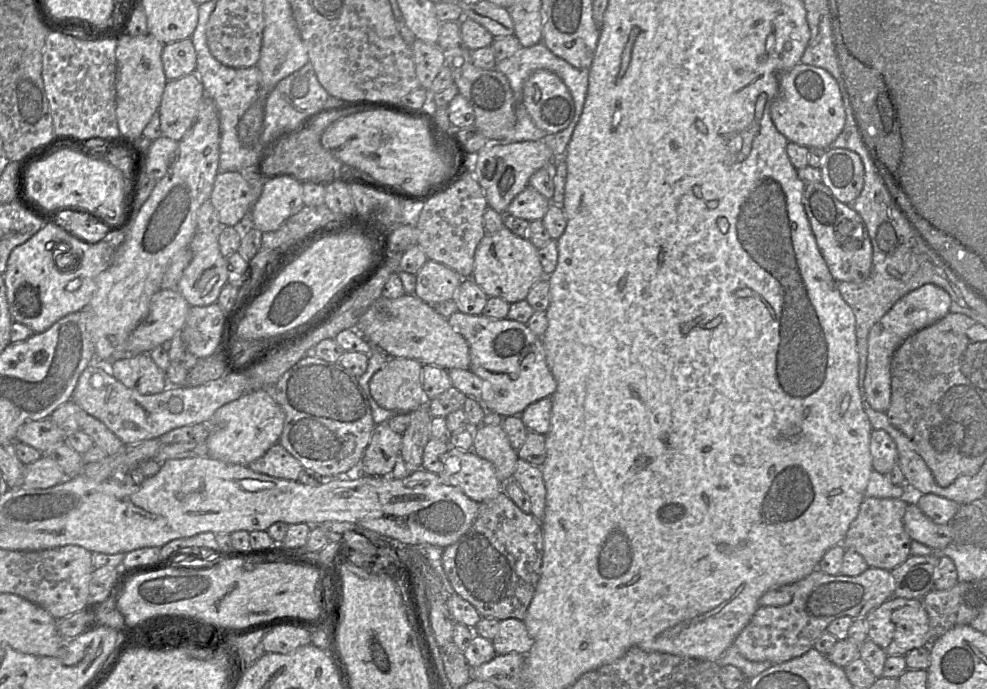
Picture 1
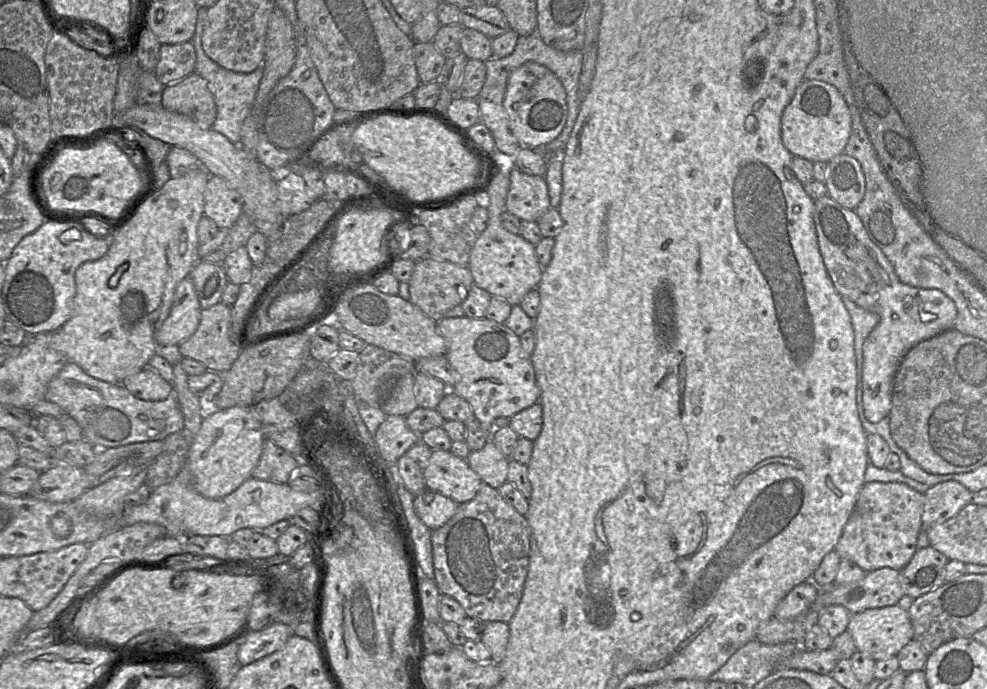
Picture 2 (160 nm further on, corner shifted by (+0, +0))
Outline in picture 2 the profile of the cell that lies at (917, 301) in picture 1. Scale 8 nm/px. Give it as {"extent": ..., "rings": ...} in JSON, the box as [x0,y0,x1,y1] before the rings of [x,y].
{"extent":[813,195,957,423],"rings":[[[827,195],[814,201],[813,220],[819,251],[836,291],[840,296],[848,297],[860,307],[880,316],[879,323],[863,345],[863,408],[867,420],[878,423],[889,416],[894,377],[902,359],[918,343],[952,328],[957,317],[956,305],[938,289],[922,289],[902,283],[890,261],[868,236],[861,219],[854,210],[842,207]]]}

